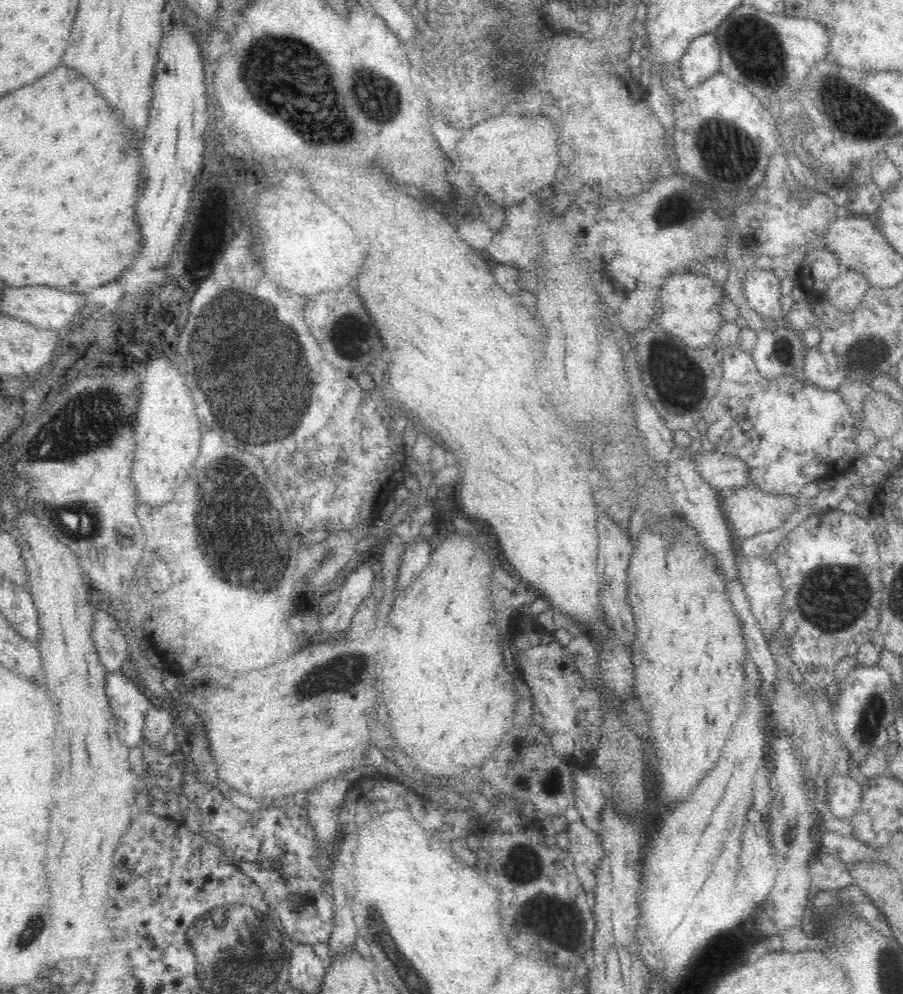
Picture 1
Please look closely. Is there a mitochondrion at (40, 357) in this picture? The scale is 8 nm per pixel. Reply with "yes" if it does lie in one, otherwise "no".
no

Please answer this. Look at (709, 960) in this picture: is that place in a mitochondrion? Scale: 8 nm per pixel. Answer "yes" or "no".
no

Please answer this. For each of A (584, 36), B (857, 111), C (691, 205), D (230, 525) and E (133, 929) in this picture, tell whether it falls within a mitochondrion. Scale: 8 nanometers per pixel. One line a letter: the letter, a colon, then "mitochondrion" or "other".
A: other
B: mitochondrion
C: mitochondrion
D: mitochondrion
E: other

